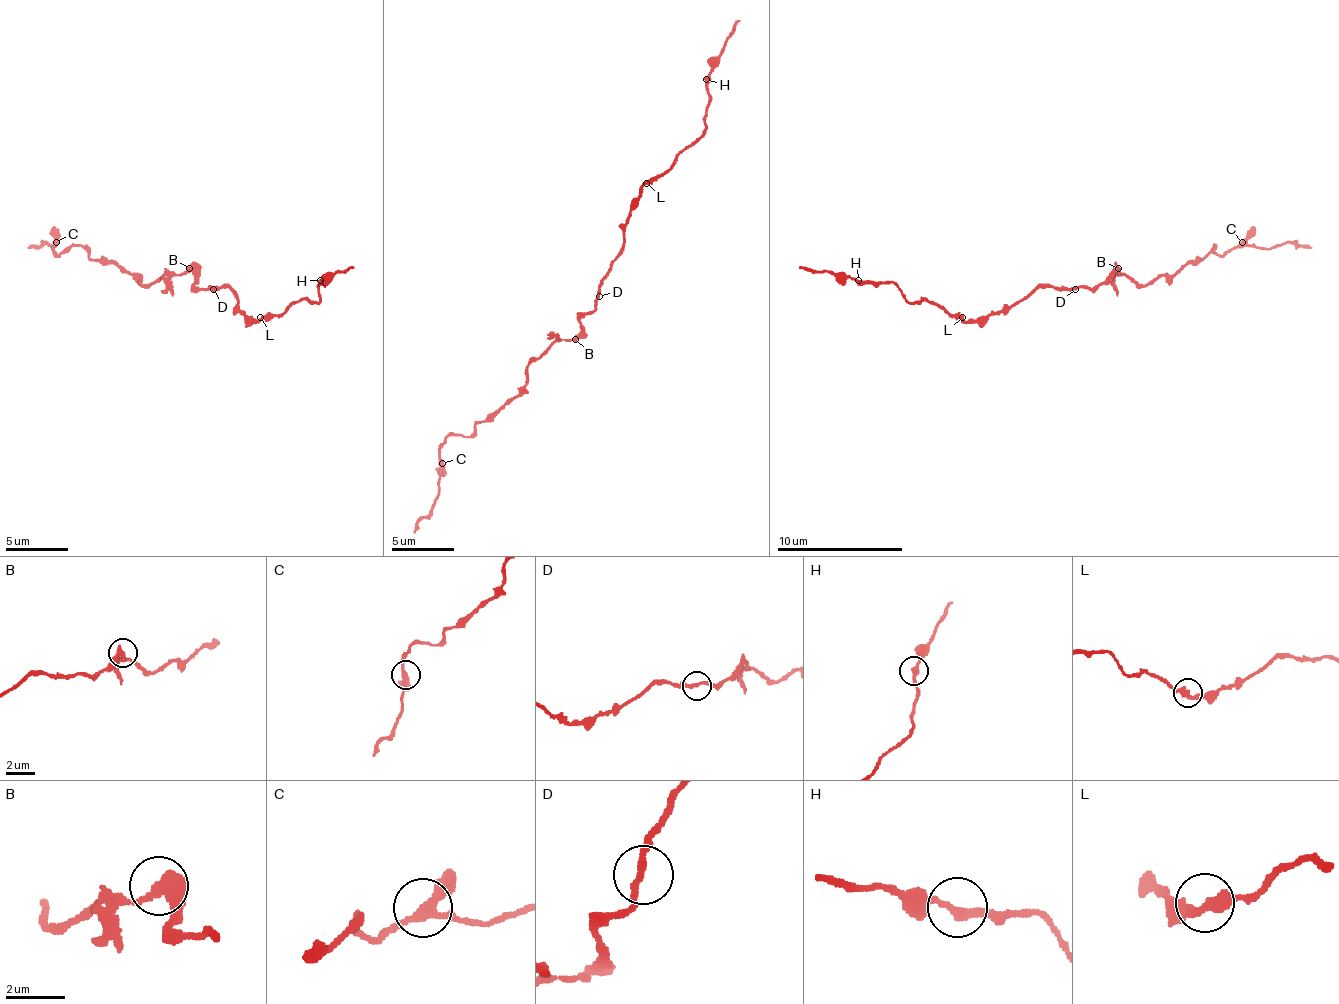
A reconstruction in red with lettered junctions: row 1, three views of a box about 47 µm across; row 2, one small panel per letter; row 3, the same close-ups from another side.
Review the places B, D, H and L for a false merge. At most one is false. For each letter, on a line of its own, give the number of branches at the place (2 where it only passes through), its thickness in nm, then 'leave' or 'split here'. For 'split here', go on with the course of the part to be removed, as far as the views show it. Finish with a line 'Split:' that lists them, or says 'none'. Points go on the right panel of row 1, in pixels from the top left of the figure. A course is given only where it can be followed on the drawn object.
B: branches 2; calibre 360 nm; split here; course (1119, 267), (1144, 283), (1176, 273), (1213, 248), (1220, 255), (1289, 242), (1311, 248)
D: branches 2; calibre 220 nm; leave
H: branches 2; calibre 280 nm; leave
L: branches 2; calibre 320 nm; leave
Split: B

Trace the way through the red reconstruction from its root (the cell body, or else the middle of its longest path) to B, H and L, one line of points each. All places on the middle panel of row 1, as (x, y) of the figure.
B: (596, 296), (596, 306), (580, 321), (580, 334), (574, 340)
H: (596, 296), (599, 280), (624, 243), (624, 224), (634, 199), (703, 133), (709, 101), (706, 79)
L: (596, 296), (599, 280), (624, 243), (628, 211), (646, 183)

